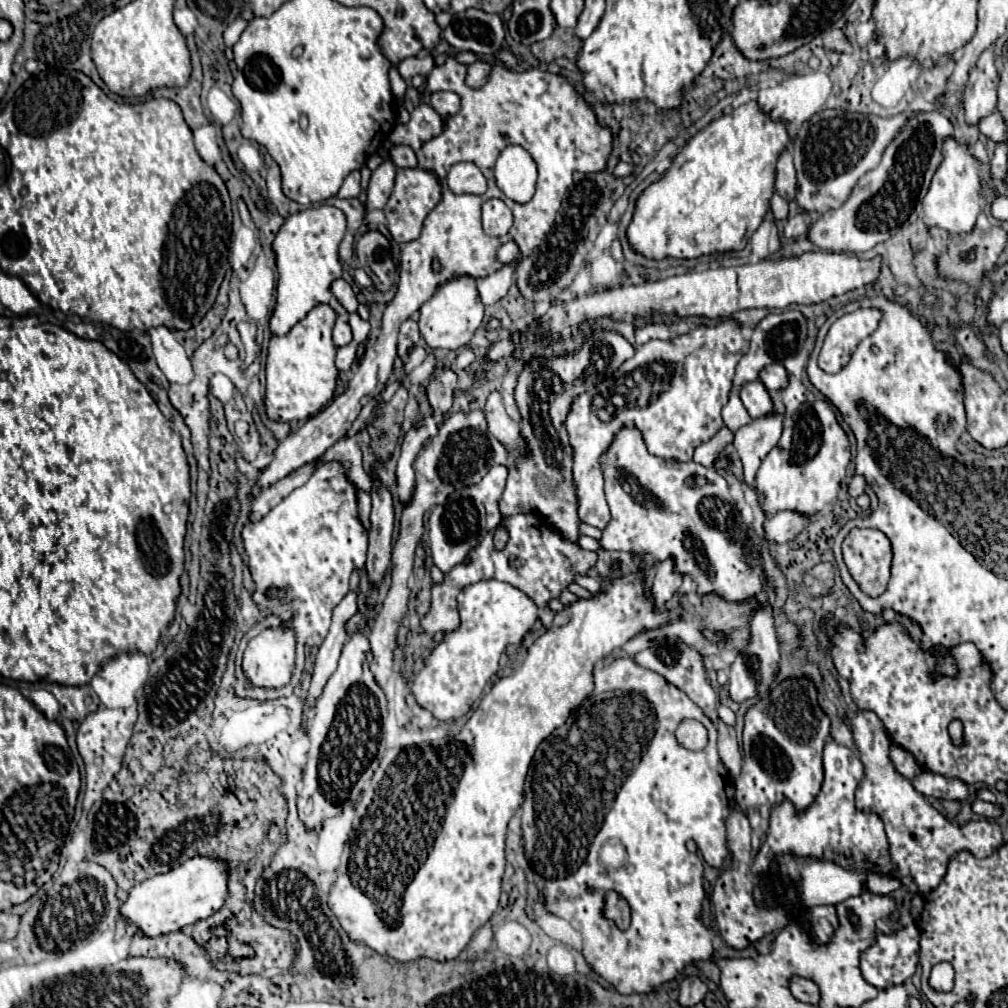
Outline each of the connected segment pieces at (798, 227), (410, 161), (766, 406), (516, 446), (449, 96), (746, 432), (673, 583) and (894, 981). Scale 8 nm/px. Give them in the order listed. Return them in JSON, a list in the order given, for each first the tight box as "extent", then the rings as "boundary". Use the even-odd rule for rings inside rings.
[{"extent":[784,213,810,237],"boundary":[[[800,213],[792,219],[786,221],[786,231],[784,231],[784,237],[800,237],[800,235],[806,235],[810,227],[810,217],[808,213]]]},{"extent":[390,145,416,167],"boundary":[[[392,145],[390,147],[390,159],[396,167],[416,167],[416,155],[406,145]]]},{"extent":[740,381,774,417],"boundary":[[[760,381],[744,383],[740,387],[740,399],[752,417],[762,417],[774,409],[770,395]]]},{"extent":[484,391,526,453],"boundary":[[[492,391],[488,395],[486,405],[484,405],[484,417],[488,423],[488,431],[498,441],[506,443],[508,449],[512,449],[514,453],[522,453],[526,449],[526,443],[520,437],[520,427],[506,415],[506,409],[498,391]]]},{"extent":[430,91,460,117],"boundary":[[[436,91],[430,95],[430,107],[440,113],[442,117],[446,115],[454,115],[460,107],[460,99],[456,93],[452,91]]]},{"extent":[734,417,782,487],"boundary":[[[762,417],[754,419],[754,423],[740,427],[734,435],[734,447],[744,465],[744,483],[754,487],[754,475],[762,463],[762,459],[770,453],[770,449],[778,443],[782,435],[782,417]]]},{"extent":[652,557,682,605],"boundary":[[[668,557],[658,565],[654,585],[652,585],[652,593],[654,593],[656,601],[658,601],[658,605],[664,605],[668,599],[672,599],[672,595],[682,585],[682,575],[674,567],[676,567],[674,557]]]},{"extent":[860,925,920,989],"boundary":[[[916,925],[902,927],[902,929],[888,933],[888,935],[876,933],[876,941],[874,941],[872,949],[866,949],[860,957],[860,969],[862,969],[864,979],[876,989],[888,989],[892,985],[904,985],[916,973],[916,967],[918,967],[918,953],[920,953],[918,939],[920,939],[920,933],[918,933]]]}]

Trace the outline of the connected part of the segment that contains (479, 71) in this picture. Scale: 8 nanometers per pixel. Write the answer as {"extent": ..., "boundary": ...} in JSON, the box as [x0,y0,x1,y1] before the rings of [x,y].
{"extent":[466,61,490,89],"boundary":[[[476,61],[476,63],[468,65],[466,85],[472,87],[472,89],[480,89],[486,83],[486,79],[488,79],[488,71],[490,71],[490,65],[484,63],[484,61]]]}

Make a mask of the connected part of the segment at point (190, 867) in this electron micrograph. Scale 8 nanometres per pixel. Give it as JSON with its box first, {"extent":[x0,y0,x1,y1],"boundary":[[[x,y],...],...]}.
{"extent":[120,855,226,937],"boundary":[[[196,855],[166,875],[156,875],[134,885],[120,907],[120,915],[144,937],[158,937],[210,917],[222,907],[226,895],[226,865],[222,861]]]}

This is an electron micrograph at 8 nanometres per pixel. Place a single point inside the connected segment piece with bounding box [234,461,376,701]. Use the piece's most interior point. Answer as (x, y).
(310, 544)

